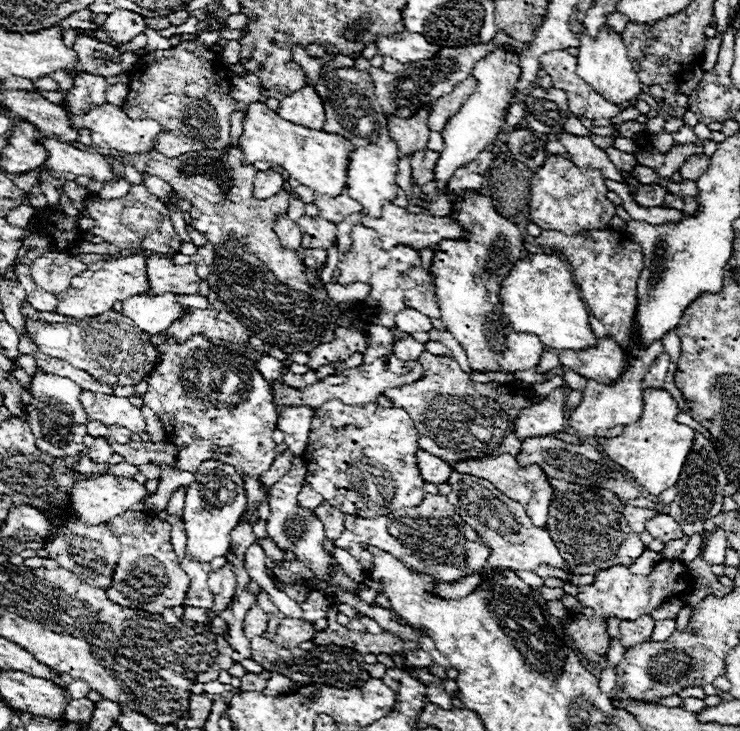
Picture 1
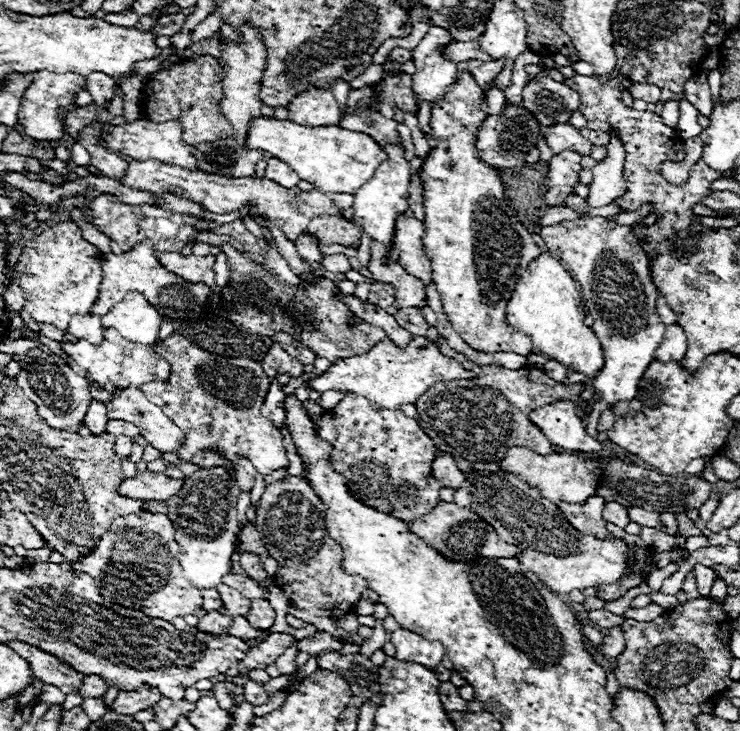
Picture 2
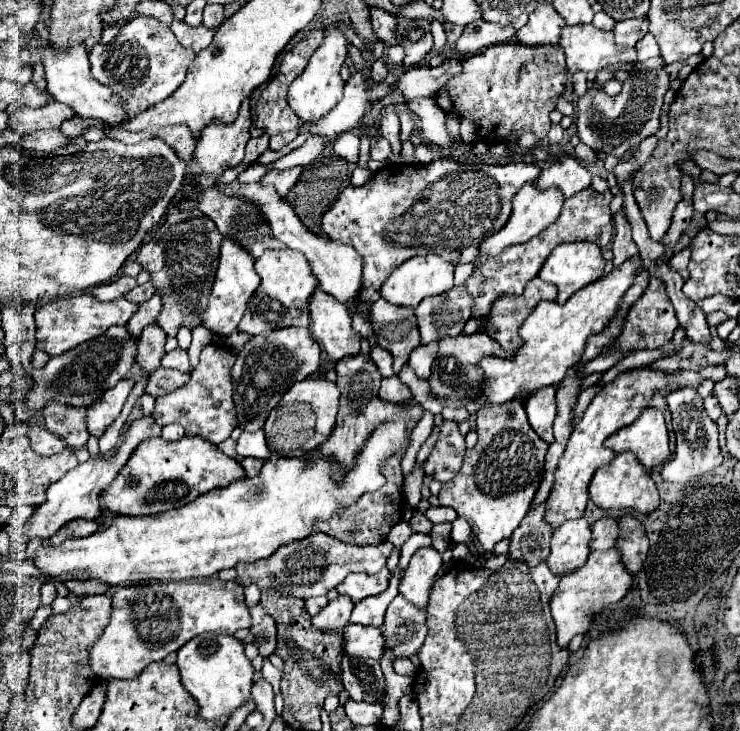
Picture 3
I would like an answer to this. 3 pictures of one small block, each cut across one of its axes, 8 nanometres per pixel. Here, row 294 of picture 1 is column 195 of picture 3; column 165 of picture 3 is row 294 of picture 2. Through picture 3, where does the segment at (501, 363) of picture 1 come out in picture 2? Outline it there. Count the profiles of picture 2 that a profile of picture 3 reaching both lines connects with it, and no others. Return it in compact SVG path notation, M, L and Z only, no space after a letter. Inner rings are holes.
M462 72L460 78L448 86L448 92L432 104L432 136L438 144L428 152L422 164L422 176L432 182L424 182L424 252L432 262L432 282L442 300L442 308L446 318L450 320L452 328L460 334L460 338L478 352L516 352L528 356L532 352L532 340L524 332L512 328L506 322L506 306L514 292L514 286L520 274L528 268L532 260L536 260L542 252L532 242L532 234L516 220L512 208L506 202L502 178L498 176L496 168L484 164L476 152L476 134L478 128L488 118L488 104L484 98L482 88Z

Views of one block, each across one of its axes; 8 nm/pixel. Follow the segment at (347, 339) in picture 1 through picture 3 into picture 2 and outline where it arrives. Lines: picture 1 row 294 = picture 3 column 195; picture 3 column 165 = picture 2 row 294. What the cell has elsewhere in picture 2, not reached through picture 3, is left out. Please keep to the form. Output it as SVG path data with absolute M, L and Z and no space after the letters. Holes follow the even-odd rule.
M372 242L370 244L370 264L366 266L372 272L372 278L378 282L390 282L396 288L396 308L406 308L406 306L424 306L424 298L426 298L426 288L424 284L410 276L400 264L390 264L384 266L380 260L382 256L388 252L386 246Z

